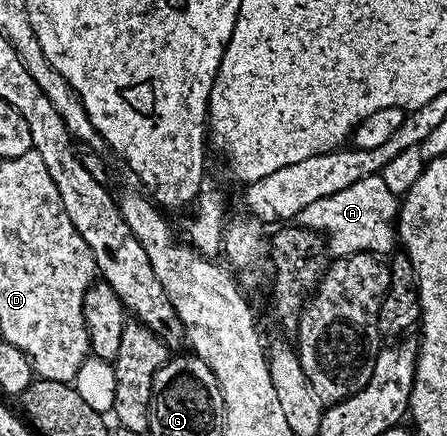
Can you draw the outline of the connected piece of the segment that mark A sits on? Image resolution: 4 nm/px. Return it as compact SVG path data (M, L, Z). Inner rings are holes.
M374 173L369 179L357 179L353 187L337 191L337 195L325 195L317 203L309 203L297 218L304 229L311 229L325 238L326 248L332 258L348 257L354 253L372 255L390 254L397 245L397 218L400 198L385 187L382 175Z

